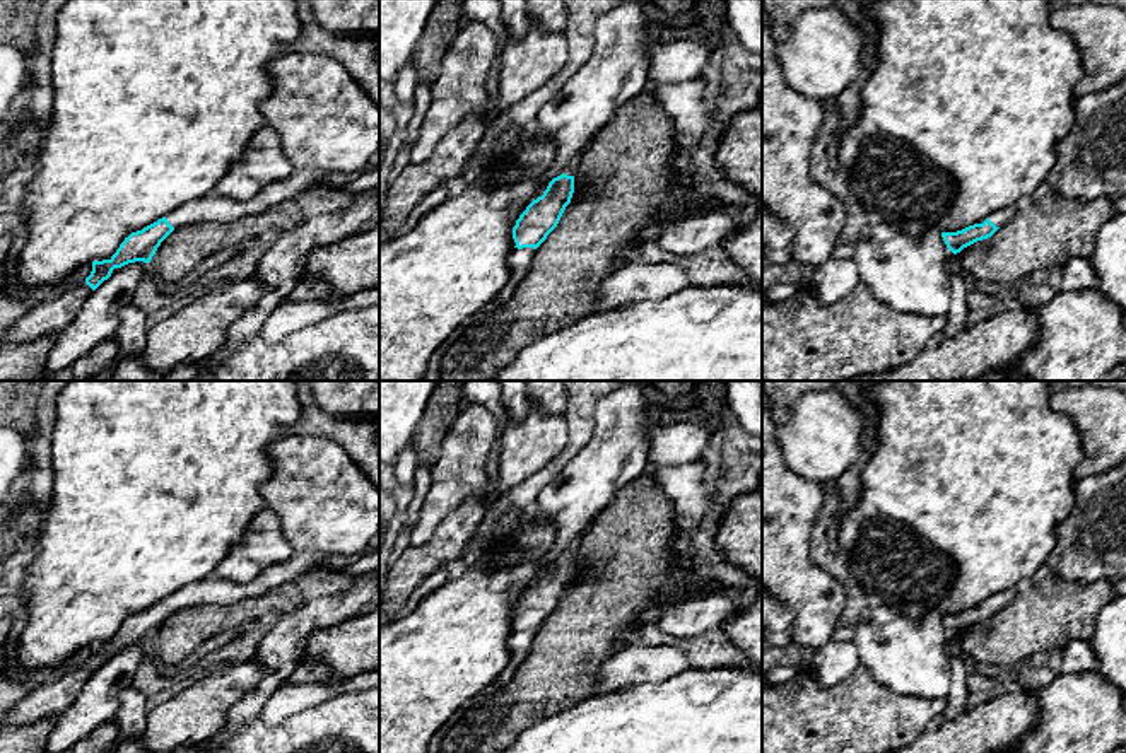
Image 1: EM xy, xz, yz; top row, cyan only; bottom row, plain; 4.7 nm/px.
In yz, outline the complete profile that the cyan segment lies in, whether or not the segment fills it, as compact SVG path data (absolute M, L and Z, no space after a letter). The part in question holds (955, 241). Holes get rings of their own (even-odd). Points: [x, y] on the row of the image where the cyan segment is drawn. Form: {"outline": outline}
{"outline": "M1013 205L1000 208L993 213L989 213L984 220L979 220L977 224L969 225L962 231L941 232L941 237L947 244L947 248L953 254L957 254L964 248L967 248L977 241L991 237L1000 227L1006 225L1012 220L1012 217L1017 213L1017 210L1018 210L1018 207L1013 207Z"}

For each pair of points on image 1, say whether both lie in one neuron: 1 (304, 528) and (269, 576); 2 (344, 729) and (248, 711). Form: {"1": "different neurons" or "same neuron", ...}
{"1": "different neurons", "2": "different neurons"}

